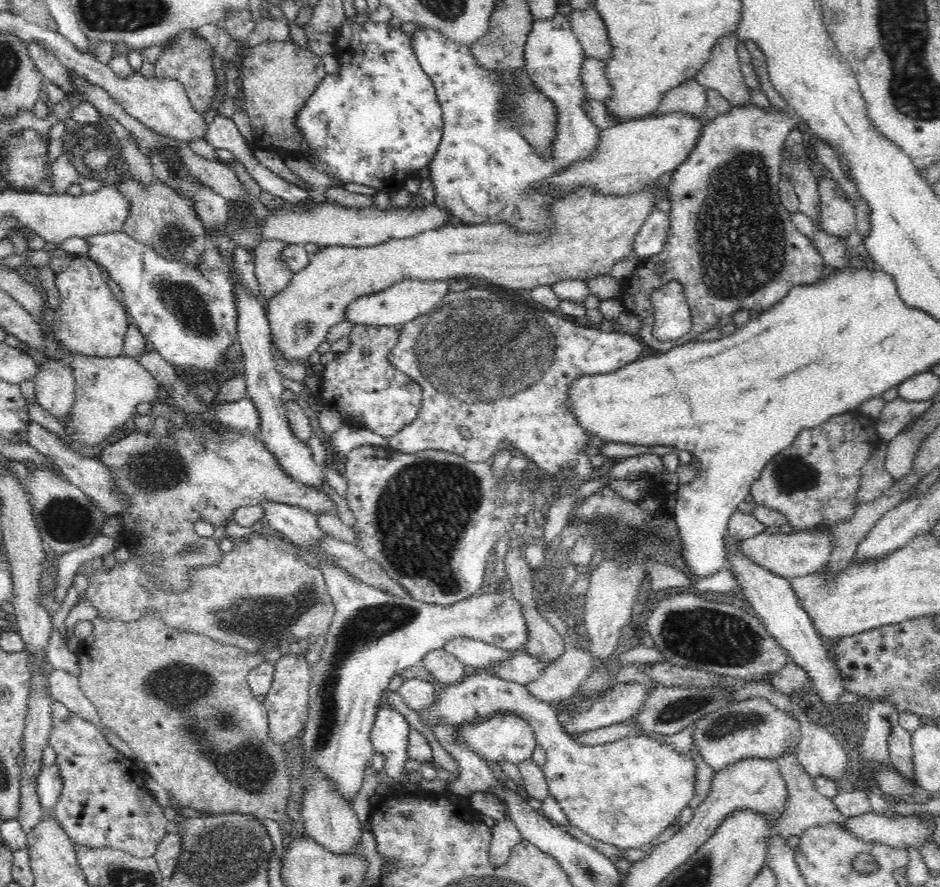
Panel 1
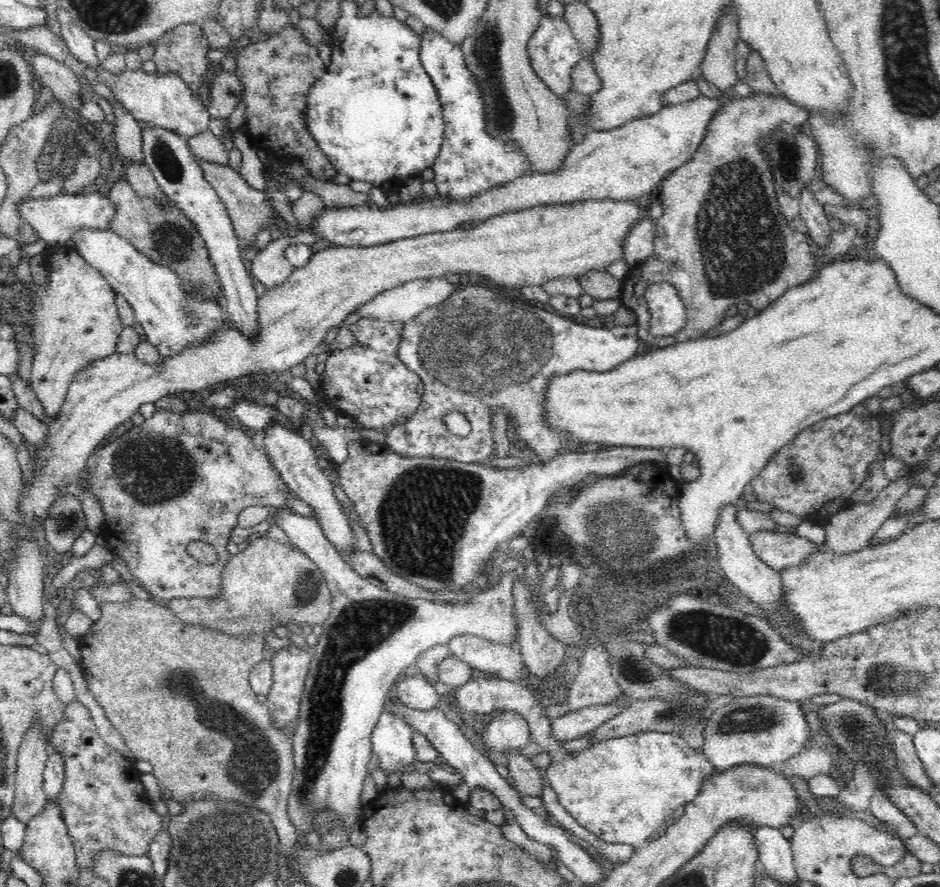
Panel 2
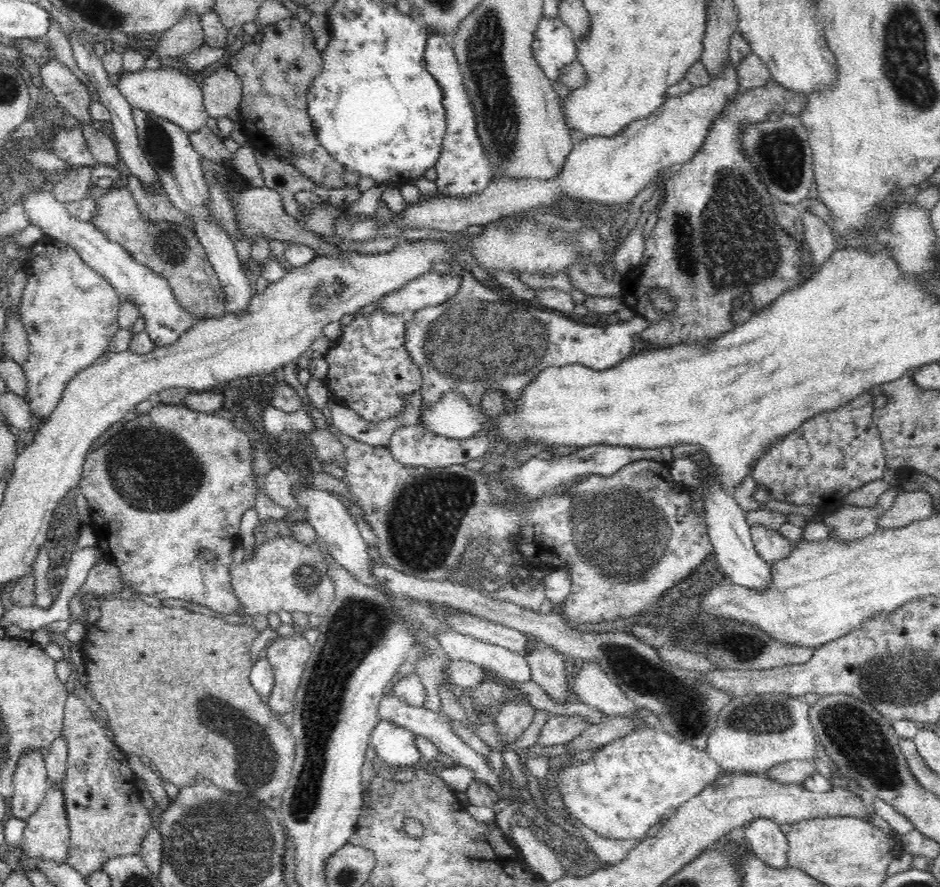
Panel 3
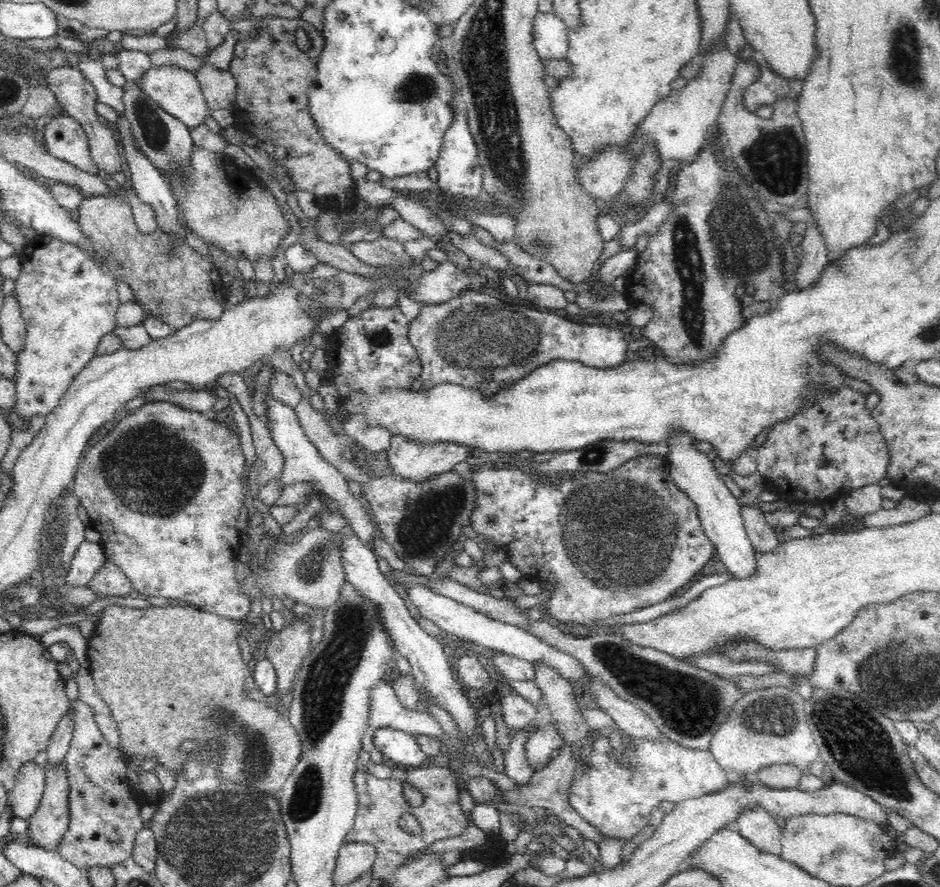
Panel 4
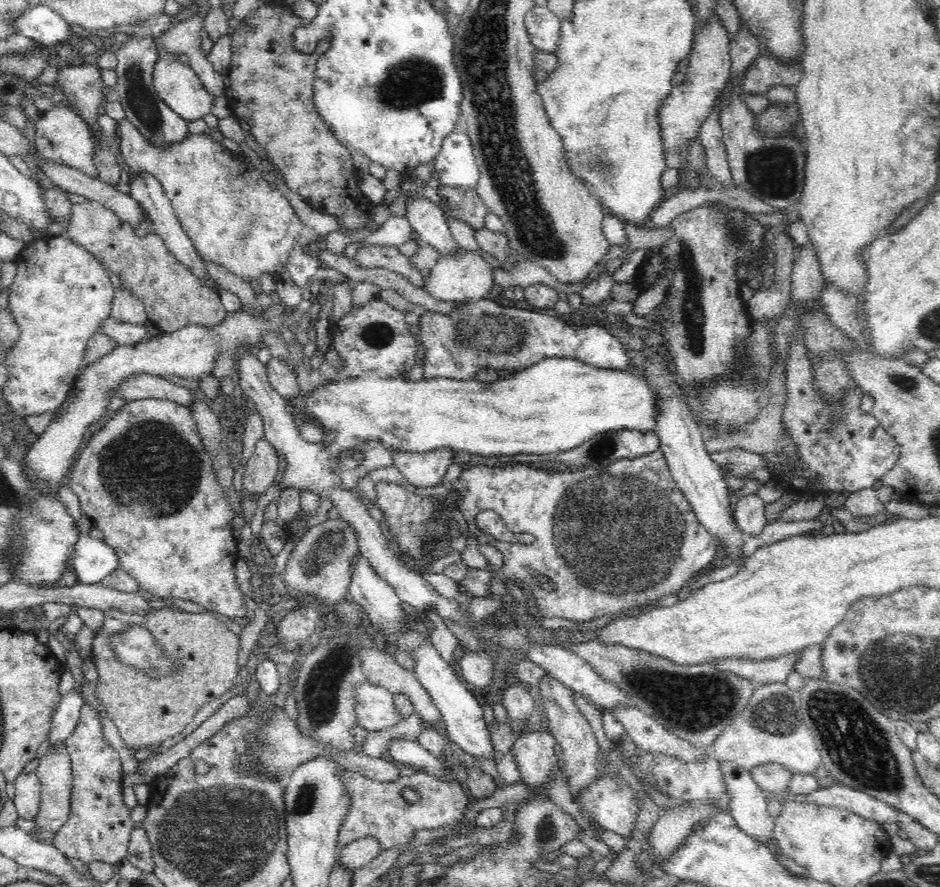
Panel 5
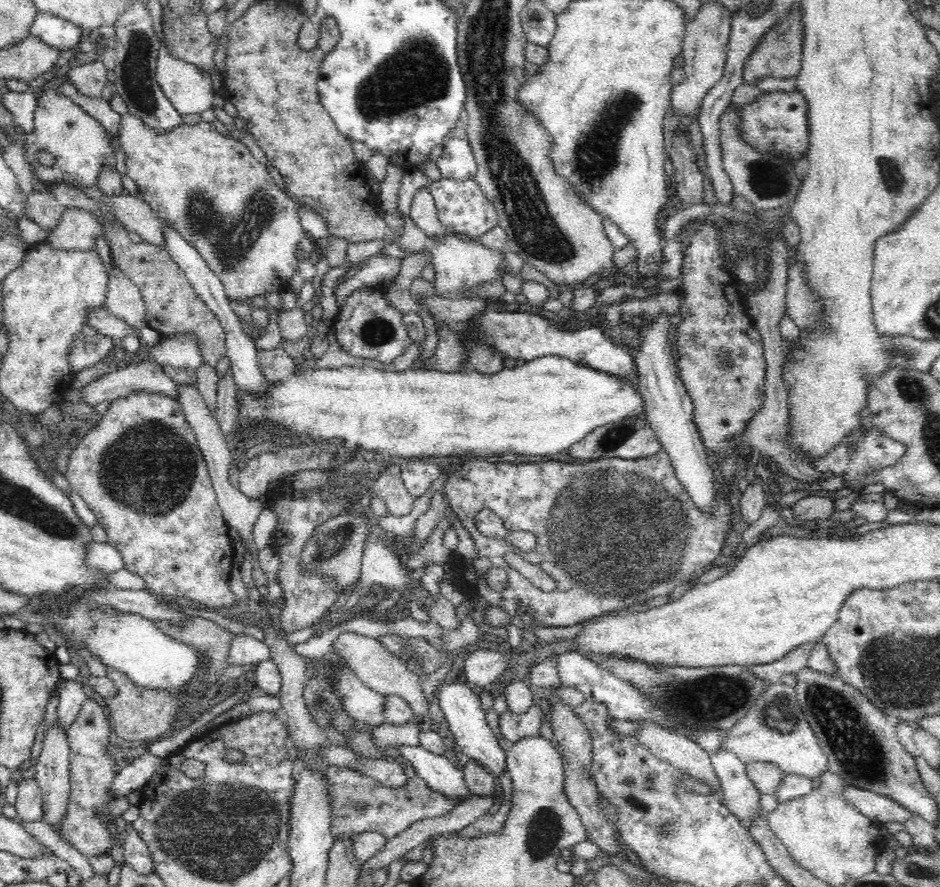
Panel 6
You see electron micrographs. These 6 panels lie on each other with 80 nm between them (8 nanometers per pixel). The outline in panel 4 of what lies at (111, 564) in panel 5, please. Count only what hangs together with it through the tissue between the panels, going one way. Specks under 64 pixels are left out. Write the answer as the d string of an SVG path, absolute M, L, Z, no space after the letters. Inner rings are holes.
M82 541L71 560L69 571L65 573L65 584L67 586L87 586L88 581L92 580L96 574L96 570L108 560L105 548L100 541Z

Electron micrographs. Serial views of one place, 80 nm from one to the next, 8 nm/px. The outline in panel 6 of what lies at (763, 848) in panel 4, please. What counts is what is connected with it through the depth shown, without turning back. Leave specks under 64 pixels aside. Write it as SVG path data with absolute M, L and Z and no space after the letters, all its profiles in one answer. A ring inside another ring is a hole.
M721 750L711 753L711 763L724 791L722 803L739 818L750 824L762 813L761 793L746 772L744 764L733 752Z

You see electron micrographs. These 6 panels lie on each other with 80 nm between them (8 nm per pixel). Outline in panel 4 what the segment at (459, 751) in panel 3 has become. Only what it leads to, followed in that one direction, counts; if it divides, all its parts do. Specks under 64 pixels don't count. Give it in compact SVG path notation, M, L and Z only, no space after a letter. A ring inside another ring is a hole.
M381 683L372 693L370 700L370 729L392 728L412 736L424 734L441 741L444 746L455 747L445 736L444 730L427 712L417 708L406 709L397 698L392 684Z

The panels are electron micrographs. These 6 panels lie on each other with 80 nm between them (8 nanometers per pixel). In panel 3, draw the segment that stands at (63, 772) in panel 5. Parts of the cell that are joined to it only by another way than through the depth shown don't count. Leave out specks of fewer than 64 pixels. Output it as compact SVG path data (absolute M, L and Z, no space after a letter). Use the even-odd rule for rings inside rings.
M58 785L58 787L50 788L38 811L34 812L28 820L25 820L27 827L17 849L27 858L43 858L43 860L67 864L68 850L70 850L70 843L68 843L70 840L70 825L66 813L66 803L64 803L64 785Z

